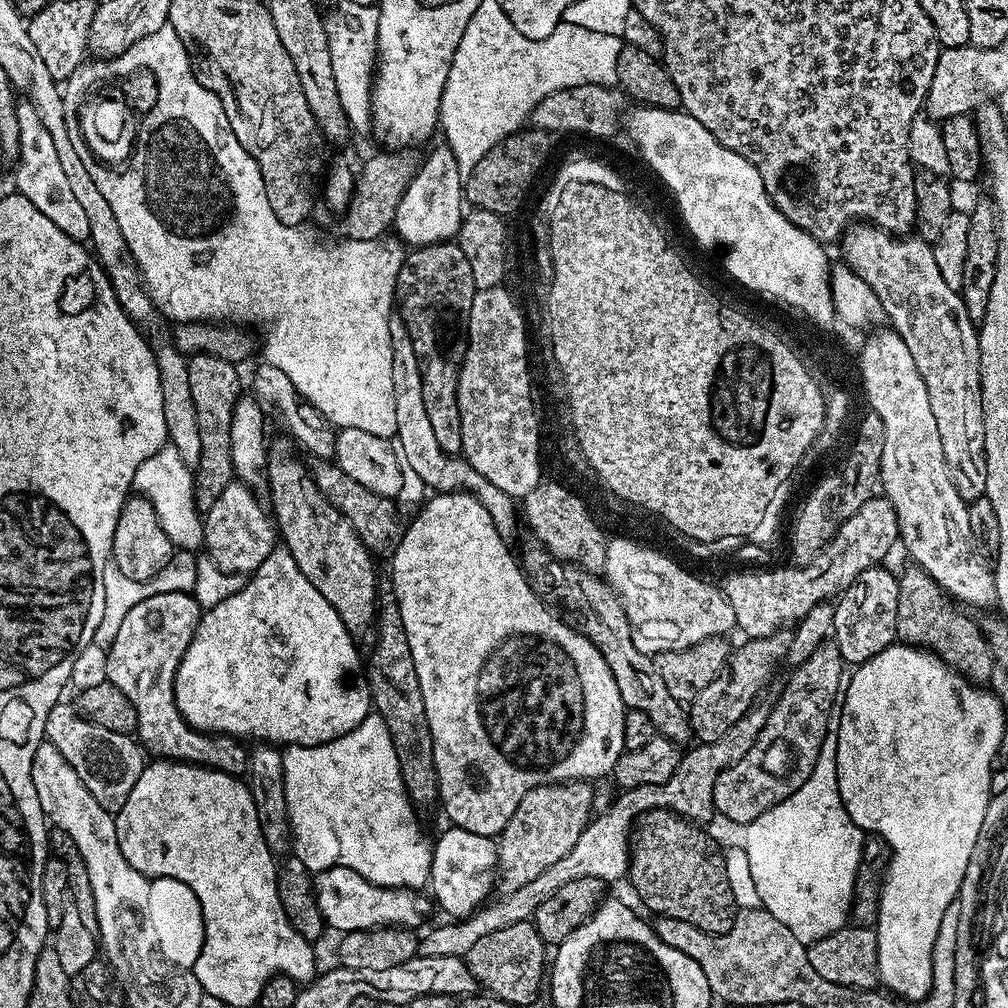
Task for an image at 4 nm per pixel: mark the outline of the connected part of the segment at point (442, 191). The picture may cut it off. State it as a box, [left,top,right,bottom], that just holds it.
[392,143,464,248]

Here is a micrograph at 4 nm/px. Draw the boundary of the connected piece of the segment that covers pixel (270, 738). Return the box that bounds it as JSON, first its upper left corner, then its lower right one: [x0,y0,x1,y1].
[176,546,374,748]

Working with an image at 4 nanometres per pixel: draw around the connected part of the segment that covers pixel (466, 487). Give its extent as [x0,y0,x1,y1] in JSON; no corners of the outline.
[390,318,518,538]

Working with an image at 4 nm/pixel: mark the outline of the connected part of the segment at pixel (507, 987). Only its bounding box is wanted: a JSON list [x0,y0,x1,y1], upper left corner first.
[466,920,546,1006]

